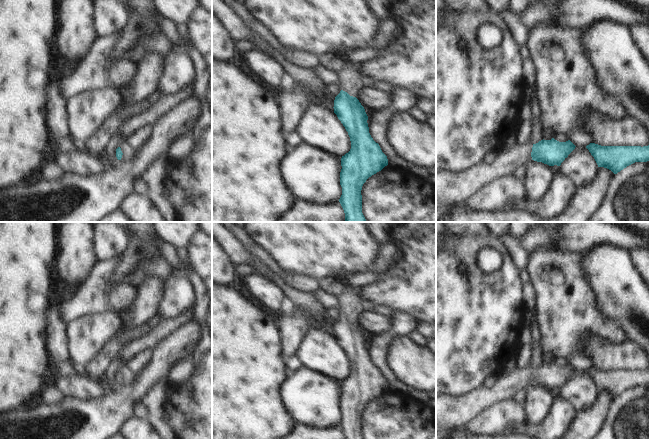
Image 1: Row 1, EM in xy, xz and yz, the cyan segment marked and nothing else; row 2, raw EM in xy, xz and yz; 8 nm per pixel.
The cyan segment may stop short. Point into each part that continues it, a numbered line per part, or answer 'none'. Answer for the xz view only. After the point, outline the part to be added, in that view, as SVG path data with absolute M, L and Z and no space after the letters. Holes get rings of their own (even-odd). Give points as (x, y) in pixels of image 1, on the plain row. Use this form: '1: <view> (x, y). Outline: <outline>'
1: xz (350, 305). Outline: M346 284L343 294L337 297L340 313L347 316L350 320L356 321L363 313L359 289Z

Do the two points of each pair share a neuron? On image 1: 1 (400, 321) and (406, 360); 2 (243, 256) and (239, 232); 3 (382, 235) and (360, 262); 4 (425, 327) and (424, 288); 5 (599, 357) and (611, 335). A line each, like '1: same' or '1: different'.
1: different
2: different
3: different
4: different
5: different

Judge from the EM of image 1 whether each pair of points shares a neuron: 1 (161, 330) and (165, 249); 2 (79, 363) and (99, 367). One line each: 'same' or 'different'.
1: different
2: different

